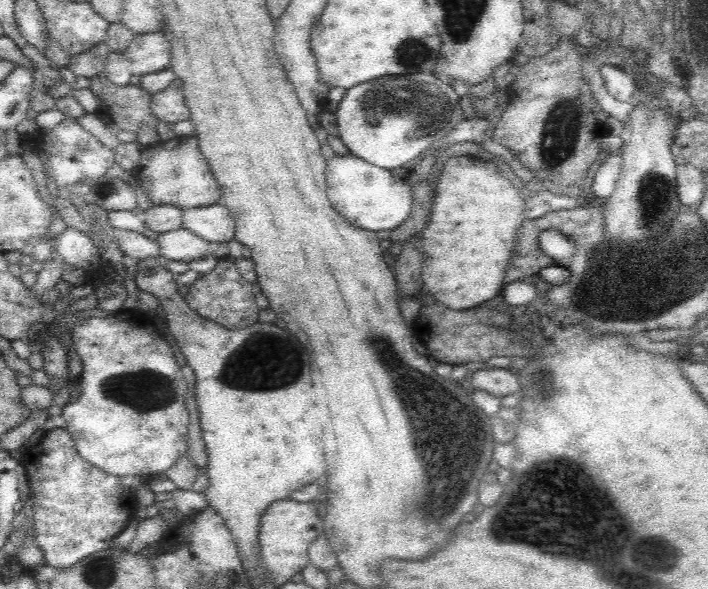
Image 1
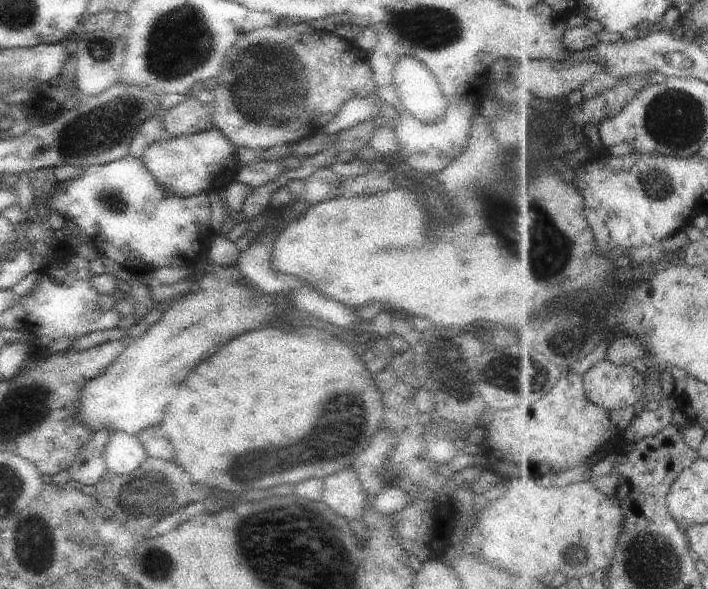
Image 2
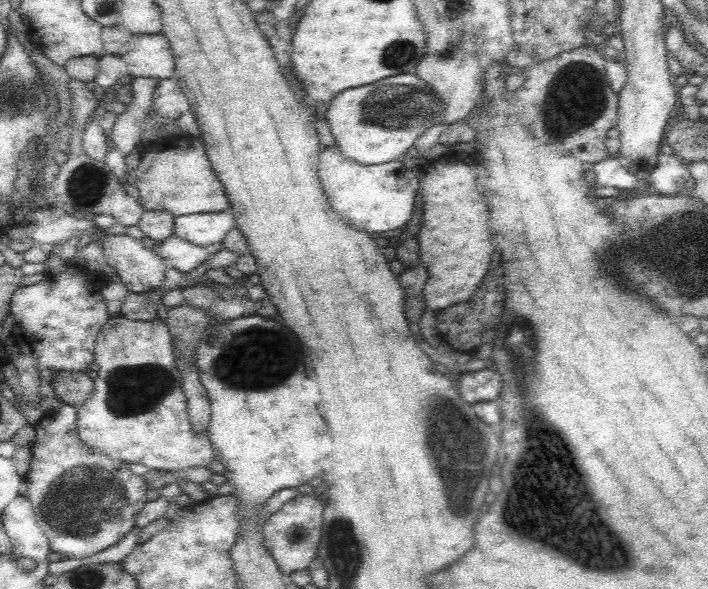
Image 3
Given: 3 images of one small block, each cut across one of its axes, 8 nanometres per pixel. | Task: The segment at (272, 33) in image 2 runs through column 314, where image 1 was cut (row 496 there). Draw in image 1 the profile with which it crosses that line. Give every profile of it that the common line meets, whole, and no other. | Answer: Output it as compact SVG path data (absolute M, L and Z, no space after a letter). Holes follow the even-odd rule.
M65 428L47 431L40 442L22 452L20 462L24 464L25 472L28 472L28 485L34 492L33 544L42 549L42 564L62 570L90 554L106 550L134 517L134 490L124 487L118 476L107 474L87 460L82 460L72 435Z

